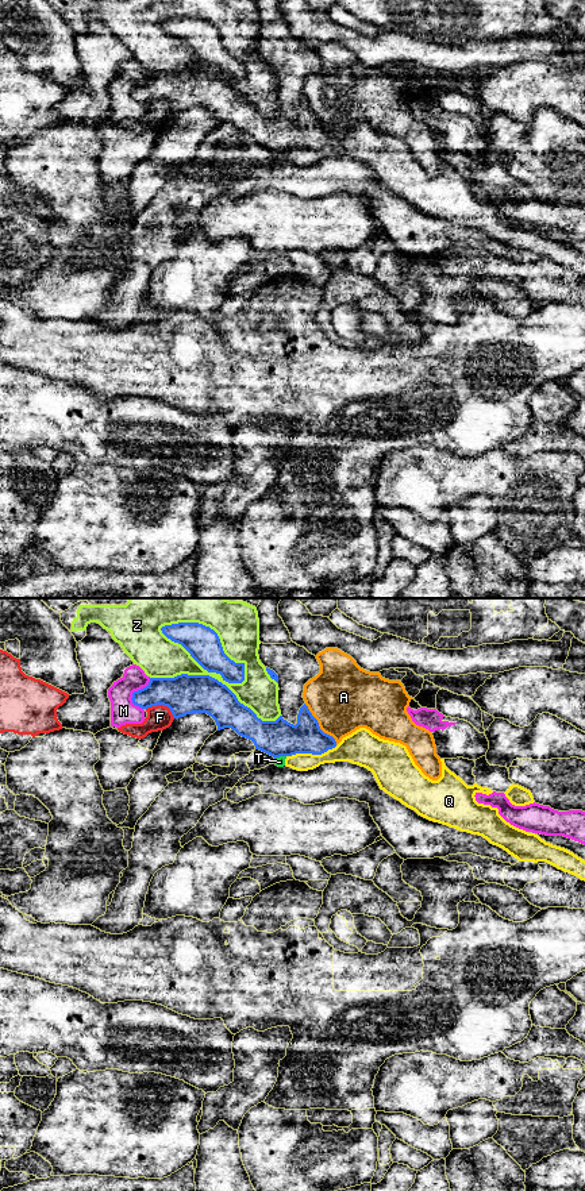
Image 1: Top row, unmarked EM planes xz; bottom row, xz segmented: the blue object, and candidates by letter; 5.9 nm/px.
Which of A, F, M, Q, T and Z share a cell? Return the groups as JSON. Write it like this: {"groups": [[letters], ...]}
{"groups": [["A"], ["F"], ["M"], ["Q"], ["T"], ["Z"]]}

